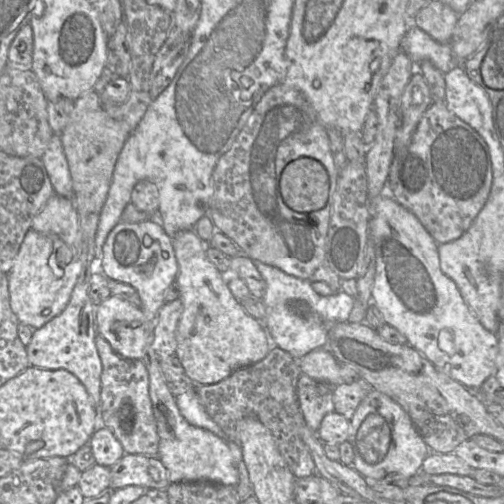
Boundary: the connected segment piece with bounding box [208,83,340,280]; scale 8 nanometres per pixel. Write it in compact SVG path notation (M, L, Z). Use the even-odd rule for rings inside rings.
M281 83L263 95L231 148L219 158L212 175L214 192L208 215L216 231L232 239L241 253L253 261L261 261L291 276L310 280L315 271L326 262L327 235L339 175L340 171L331 152L327 128L319 121L315 110L300 91ZM304 157L319 161L330 180L326 205L310 213L299 213L290 209L285 204L280 189L280 179L285 167L290 162Z

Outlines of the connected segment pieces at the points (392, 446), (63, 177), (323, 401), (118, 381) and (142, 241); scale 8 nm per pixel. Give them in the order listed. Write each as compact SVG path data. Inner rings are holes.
M377 390L371 391L359 404L349 422L350 434L348 442L351 444L354 453L352 467L361 476L369 481L404 483L421 471L422 463L430 453L430 449L408 414L390 397Z
M53 134L41 159L55 193L73 199L73 181L59 134Z
M301 374L297 382L297 398L307 426L317 433L322 419L334 412L332 386Z
M98 332L95 338L102 362L100 424L114 434L126 454L157 456L159 436L149 396L149 375L141 359L128 359L117 354Z
M153 220L138 223L119 222L108 234L98 269L109 279L131 285L141 299L141 310L154 323L165 304L165 291L176 282L178 263L172 238Z

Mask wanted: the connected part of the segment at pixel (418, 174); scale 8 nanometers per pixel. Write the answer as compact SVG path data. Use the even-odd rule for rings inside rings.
M433 102L419 121L410 144L395 153L386 192L413 213L438 244L443 244L468 230L486 204L492 182L490 153L484 139L452 113L445 102Z

